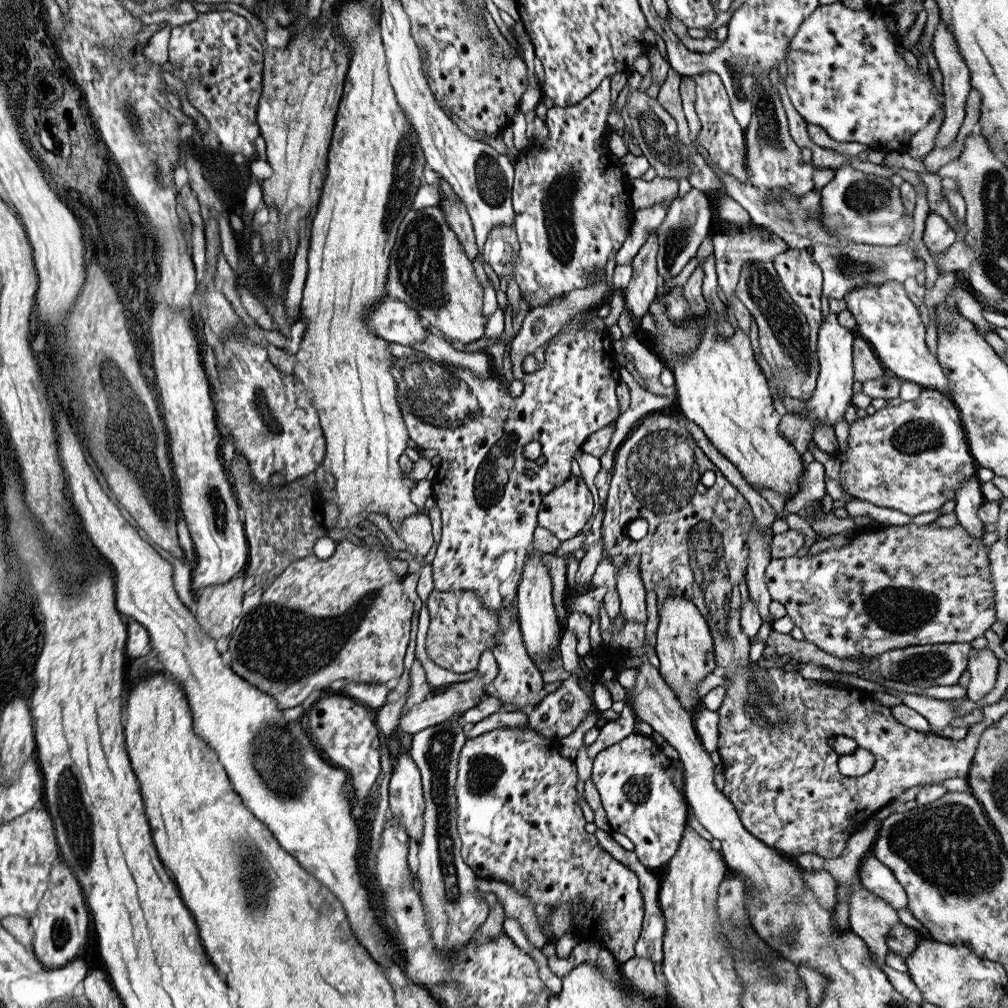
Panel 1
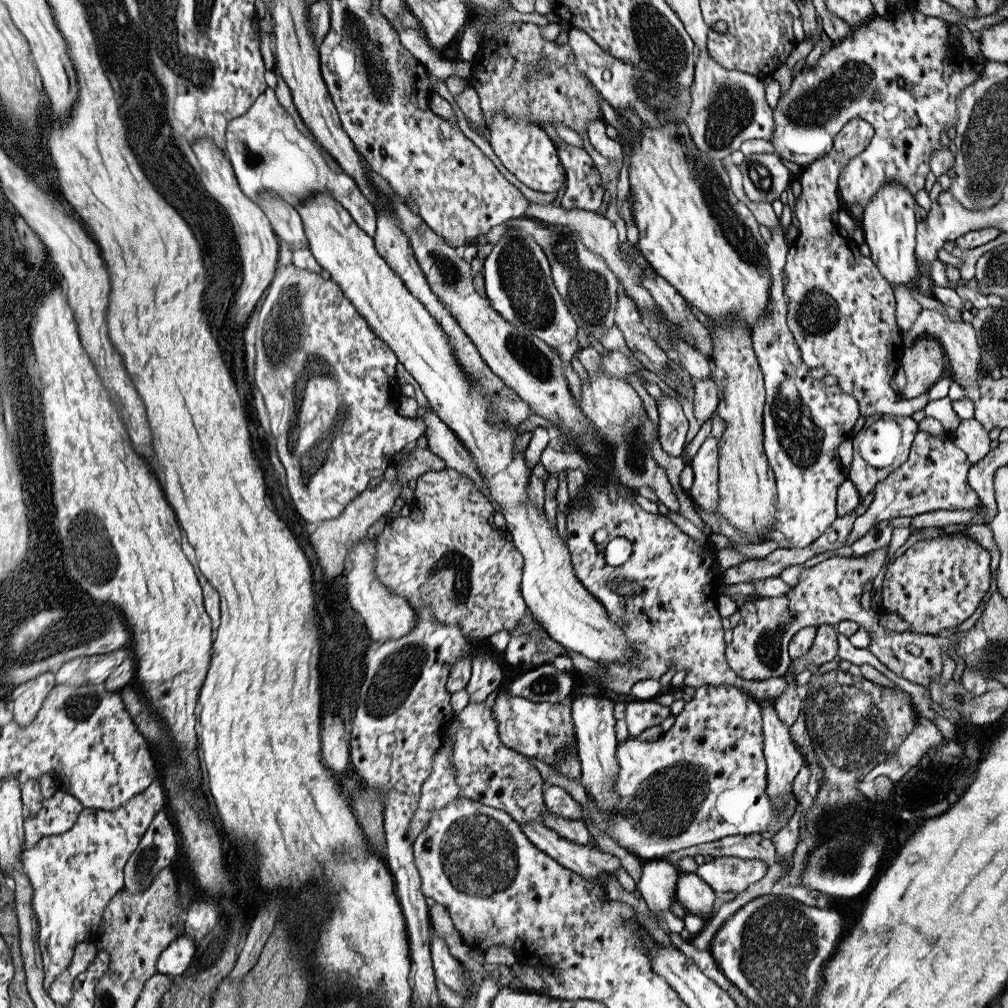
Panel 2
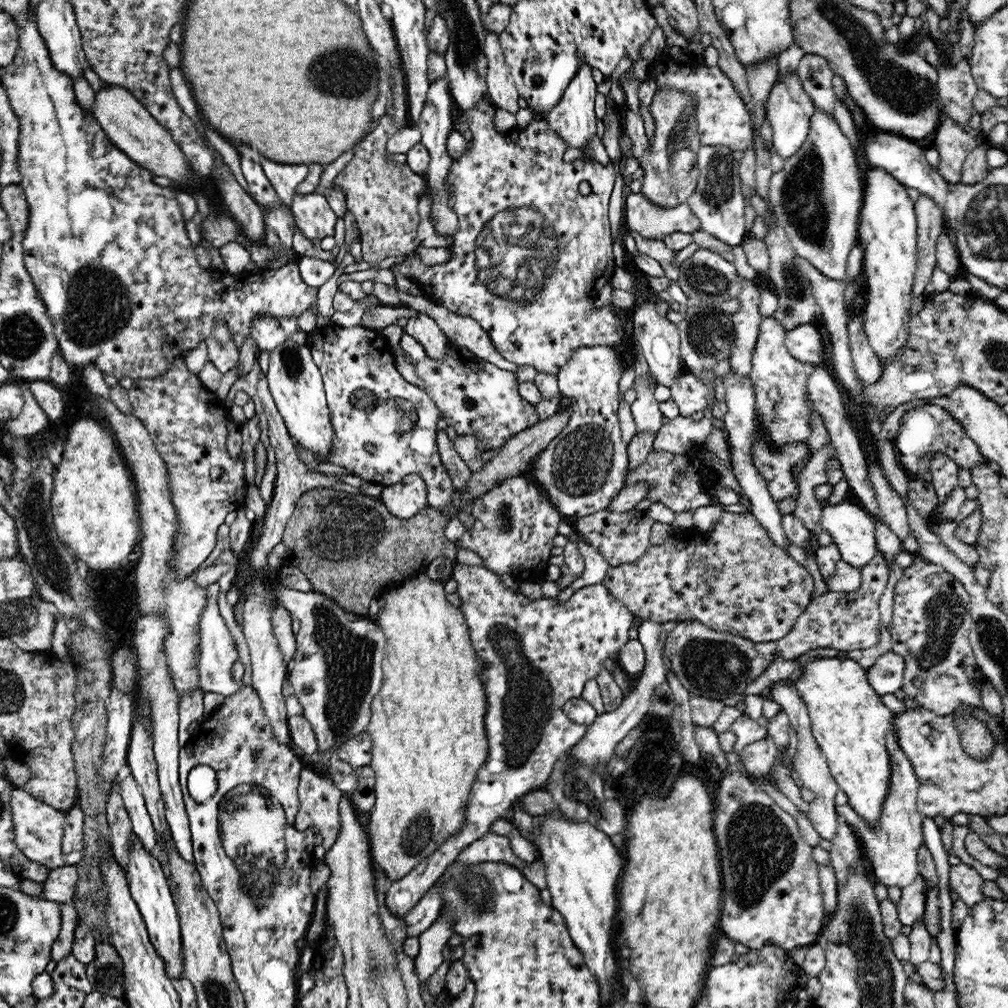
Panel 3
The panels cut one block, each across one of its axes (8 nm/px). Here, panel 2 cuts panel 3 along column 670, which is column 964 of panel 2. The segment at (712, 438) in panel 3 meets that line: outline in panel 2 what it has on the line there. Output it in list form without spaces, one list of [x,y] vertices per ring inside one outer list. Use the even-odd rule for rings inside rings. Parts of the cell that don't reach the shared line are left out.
[[[917,432],[913,436],[907,460],[885,476],[885,480],[877,482],[873,488],[873,502],[869,508],[857,516],[851,524],[851,530],[843,542],[843,546],[851,546],[865,532],[869,532],[875,522],[891,520],[899,516],[921,516],[927,512],[939,510],[969,510],[979,506],[979,496],[967,484],[967,472],[973,464],[967,460],[967,454],[955,448],[945,436],[933,436],[927,432]]]

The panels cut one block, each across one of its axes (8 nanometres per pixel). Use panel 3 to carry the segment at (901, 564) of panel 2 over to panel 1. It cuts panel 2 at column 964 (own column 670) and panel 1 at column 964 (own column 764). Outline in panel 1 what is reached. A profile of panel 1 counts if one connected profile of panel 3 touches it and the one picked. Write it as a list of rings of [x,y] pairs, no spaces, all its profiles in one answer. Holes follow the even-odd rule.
[[[905,524],[905,526],[889,526],[889,528],[865,528],[857,530],[853,534],[853,540],[841,548],[831,548],[821,554],[809,556],[809,558],[797,558],[795,554],[789,558],[779,558],[771,560],[763,572],[763,582],[767,586],[767,592],[771,600],[777,600],[785,606],[787,616],[791,622],[801,630],[803,640],[815,644],[819,650],[837,656],[841,660],[859,660],[867,656],[881,656],[883,652],[897,650],[897,648],[911,648],[911,646],[923,646],[923,644],[971,644],[973,640],[983,640],[983,632],[991,628],[991,624],[997,620],[995,618],[995,608],[993,608],[993,582],[991,582],[991,572],[989,572],[989,548],[983,546],[981,538],[971,536],[961,524],[953,526],[943,526],[937,528],[935,524],[925,524],[925,526],[915,526],[915,524]]]

